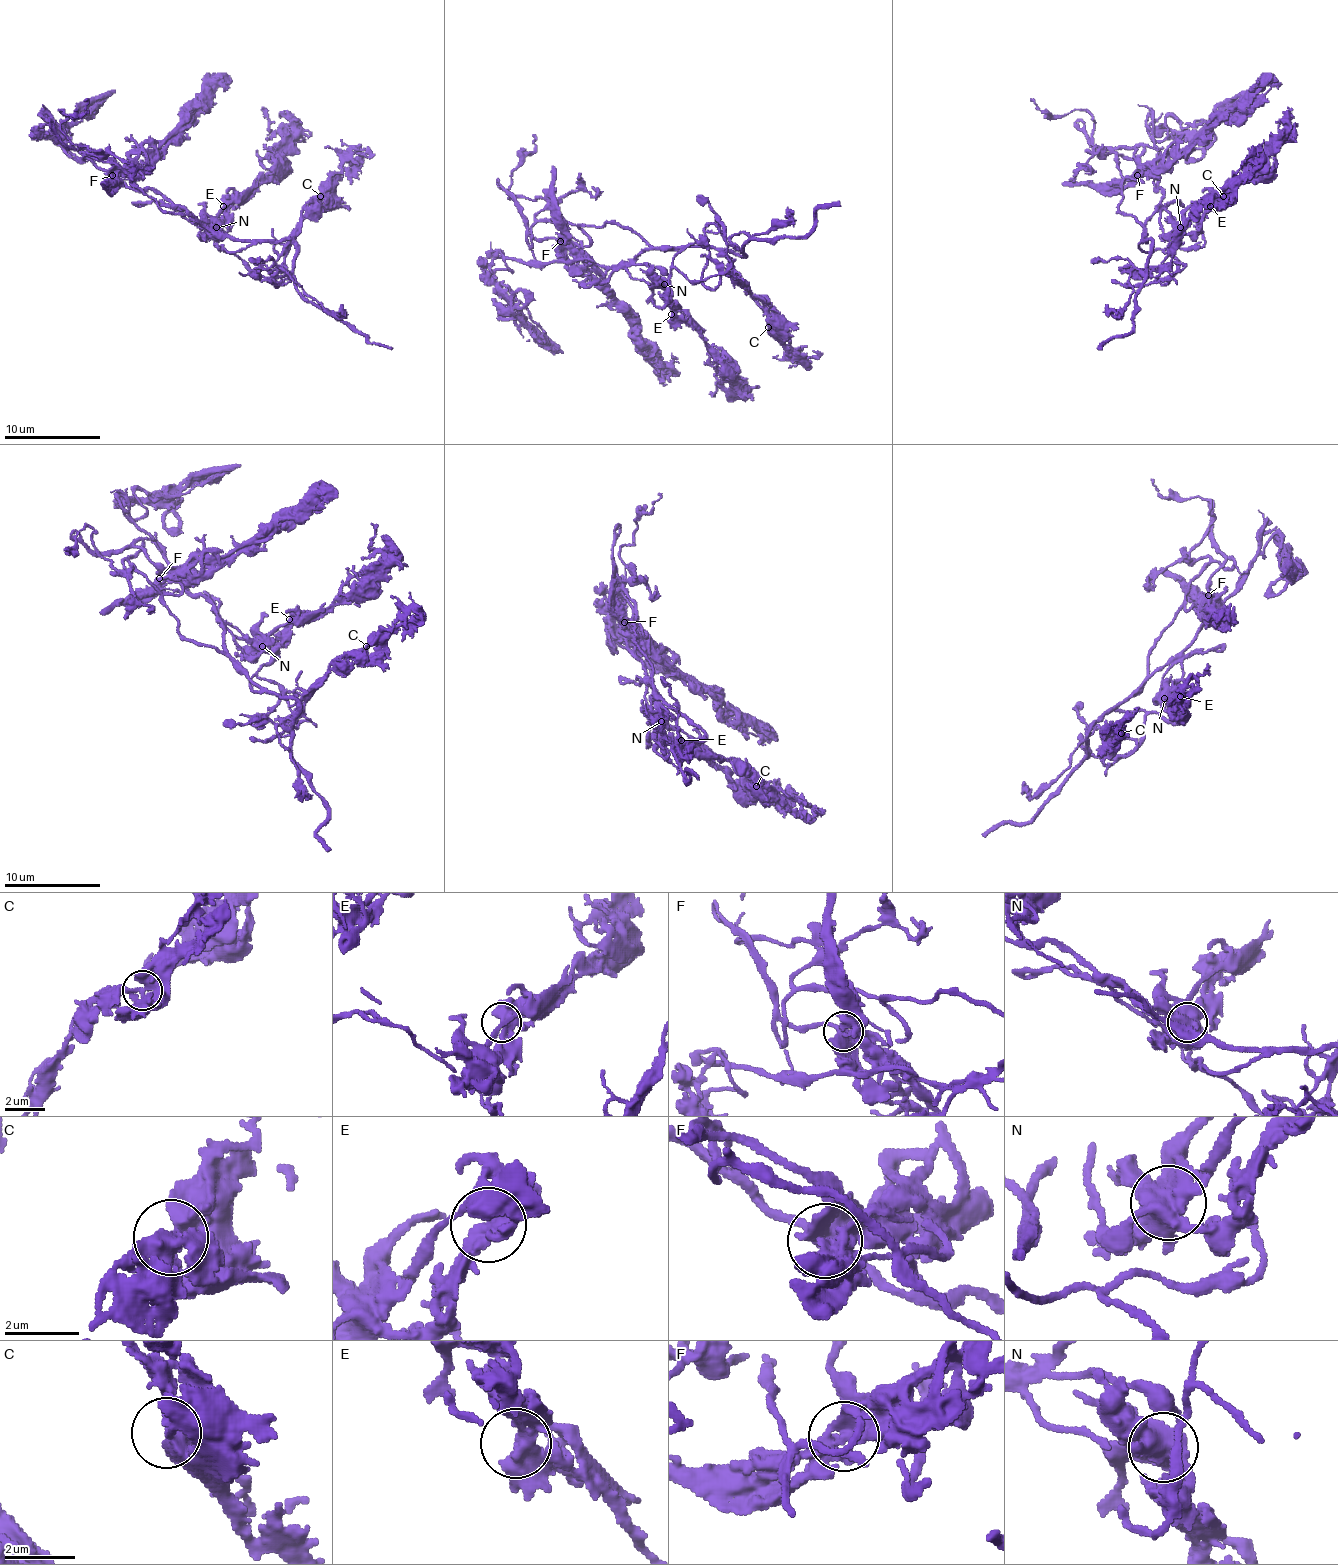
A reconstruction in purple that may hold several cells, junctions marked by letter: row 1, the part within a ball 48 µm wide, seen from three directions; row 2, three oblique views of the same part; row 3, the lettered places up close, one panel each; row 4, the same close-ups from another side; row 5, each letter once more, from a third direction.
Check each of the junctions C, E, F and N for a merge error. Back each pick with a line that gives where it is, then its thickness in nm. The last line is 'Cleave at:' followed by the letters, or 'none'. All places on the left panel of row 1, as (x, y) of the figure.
Cleave at: none

